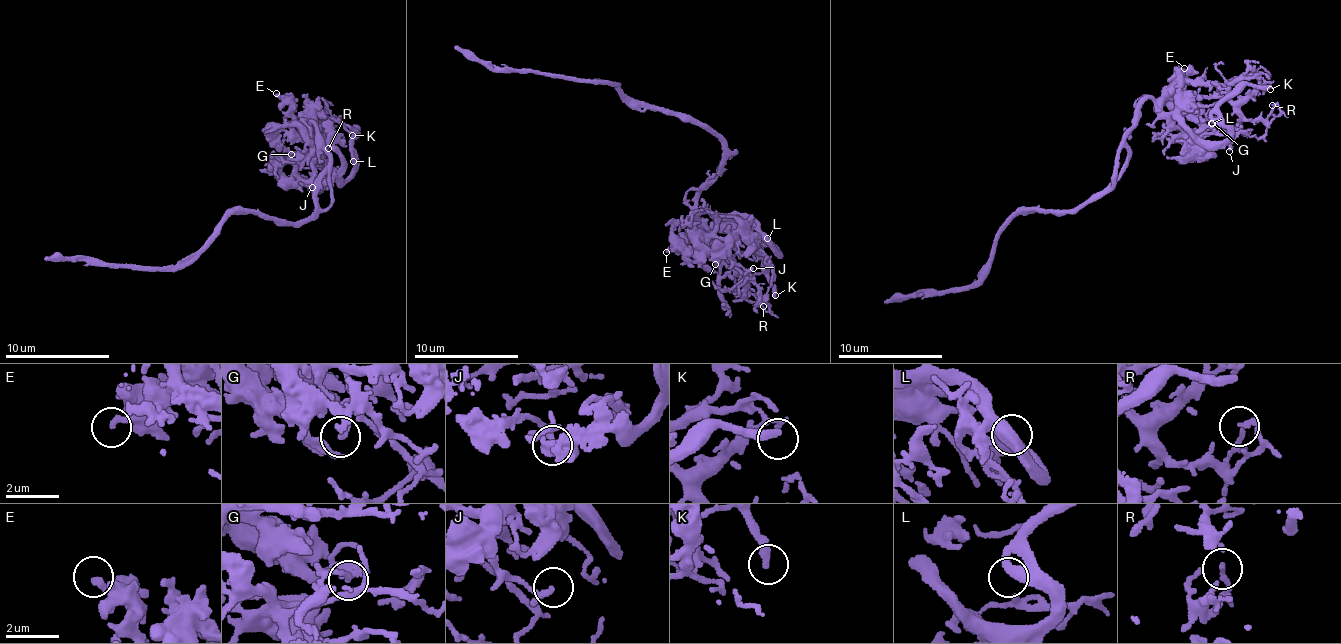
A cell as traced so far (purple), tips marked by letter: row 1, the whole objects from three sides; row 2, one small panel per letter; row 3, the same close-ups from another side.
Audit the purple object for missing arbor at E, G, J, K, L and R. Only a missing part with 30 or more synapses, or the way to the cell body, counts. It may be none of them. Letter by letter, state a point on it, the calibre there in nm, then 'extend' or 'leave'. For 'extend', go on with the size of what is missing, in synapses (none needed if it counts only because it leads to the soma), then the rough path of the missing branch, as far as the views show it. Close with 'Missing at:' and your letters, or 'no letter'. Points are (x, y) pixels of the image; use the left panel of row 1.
E: (276, 93) | 280 nm | leave
G: (291, 154) | 120 nm | leave
J: (312, 187) | 240 nm | leave
K: (352, 135) | 340 nm | extend | 150 syn | (352, 135), (350, 126), (340, 134), (375, 112), (342, 114), (339, 105), (353, 92), (376, 90), (374, 108)
L: (353, 161) | 320 nm | leave
R: (328, 148) | 160 nm | leave
Missing at: K

